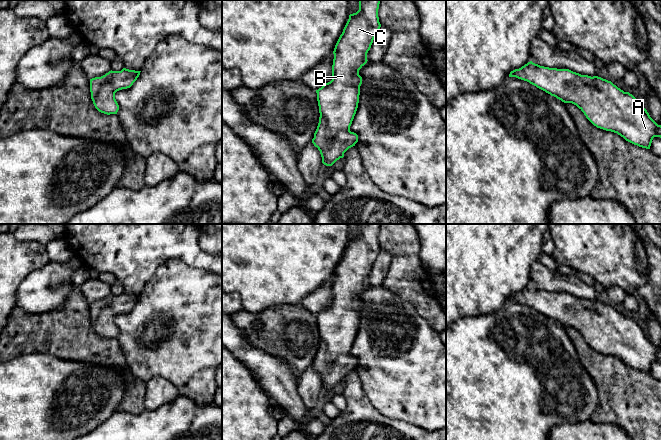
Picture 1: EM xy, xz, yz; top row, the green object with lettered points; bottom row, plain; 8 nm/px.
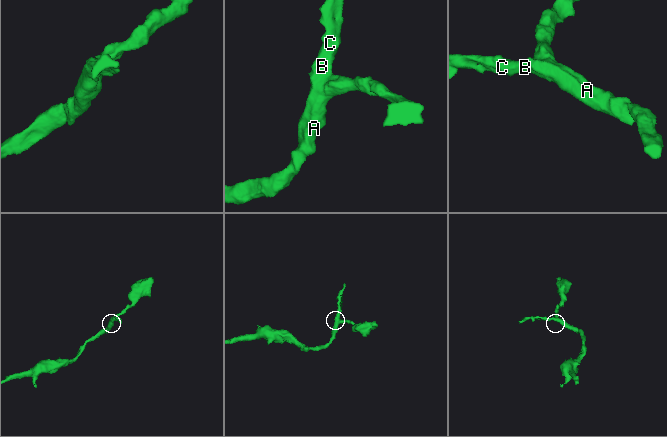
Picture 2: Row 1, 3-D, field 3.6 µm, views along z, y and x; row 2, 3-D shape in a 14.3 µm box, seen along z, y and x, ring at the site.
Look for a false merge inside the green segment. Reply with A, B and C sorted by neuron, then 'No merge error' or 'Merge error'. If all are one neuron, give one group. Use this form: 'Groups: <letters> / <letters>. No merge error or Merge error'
Groups: A B C. No merge error

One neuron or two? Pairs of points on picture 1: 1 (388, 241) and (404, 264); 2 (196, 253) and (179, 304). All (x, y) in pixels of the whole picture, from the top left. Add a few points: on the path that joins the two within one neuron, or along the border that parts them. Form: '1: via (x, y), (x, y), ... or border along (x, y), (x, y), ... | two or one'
1: via (394, 247), (404, 258) | one
2: border along (168, 260), (180, 259), (192, 266), (211, 272) | two

